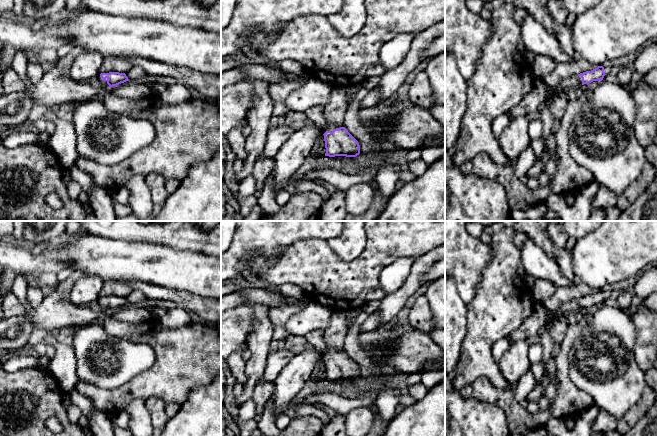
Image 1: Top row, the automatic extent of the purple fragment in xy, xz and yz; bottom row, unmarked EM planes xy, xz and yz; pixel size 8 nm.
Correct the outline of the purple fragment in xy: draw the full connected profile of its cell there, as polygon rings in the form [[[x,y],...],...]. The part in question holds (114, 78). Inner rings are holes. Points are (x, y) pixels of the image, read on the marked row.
[[[109,72],[101,73],[99,75],[99,80],[107,87],[117,86],[121,83],[128,81],[128,77],[125,73],[119,72]]]

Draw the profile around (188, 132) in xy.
[[[111,87],[104,91],[102,99],[105,107],[113,113],[149,121],[157,134],[154,142],[112,166],[78,157],[78,168],[89,174],[96,185],[104,186],[110,192],[125,187],[129,179],[136,174],[147,177],[151,173],[157,173],[166,180],[181,181],[192,164],[211,159],[221,149],[221,113],[214,101],[201,96],[193,97],[184,103],[163,104],[157,100],[155,94],[143,100],[129,100],[117,97]]]

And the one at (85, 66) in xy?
[[[96,52],[77,55],[70,67],[70,78],[74,81],[87,82],[89,79],[99,76],[99,68],[103,60],[104,58]]]

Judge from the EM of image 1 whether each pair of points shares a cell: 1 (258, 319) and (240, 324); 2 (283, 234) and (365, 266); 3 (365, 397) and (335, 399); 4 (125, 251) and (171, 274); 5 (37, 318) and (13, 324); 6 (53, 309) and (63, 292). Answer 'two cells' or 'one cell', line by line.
1: two cells
2: two cells
3: one cell
4: one cell
5: two cells
6: one cell

